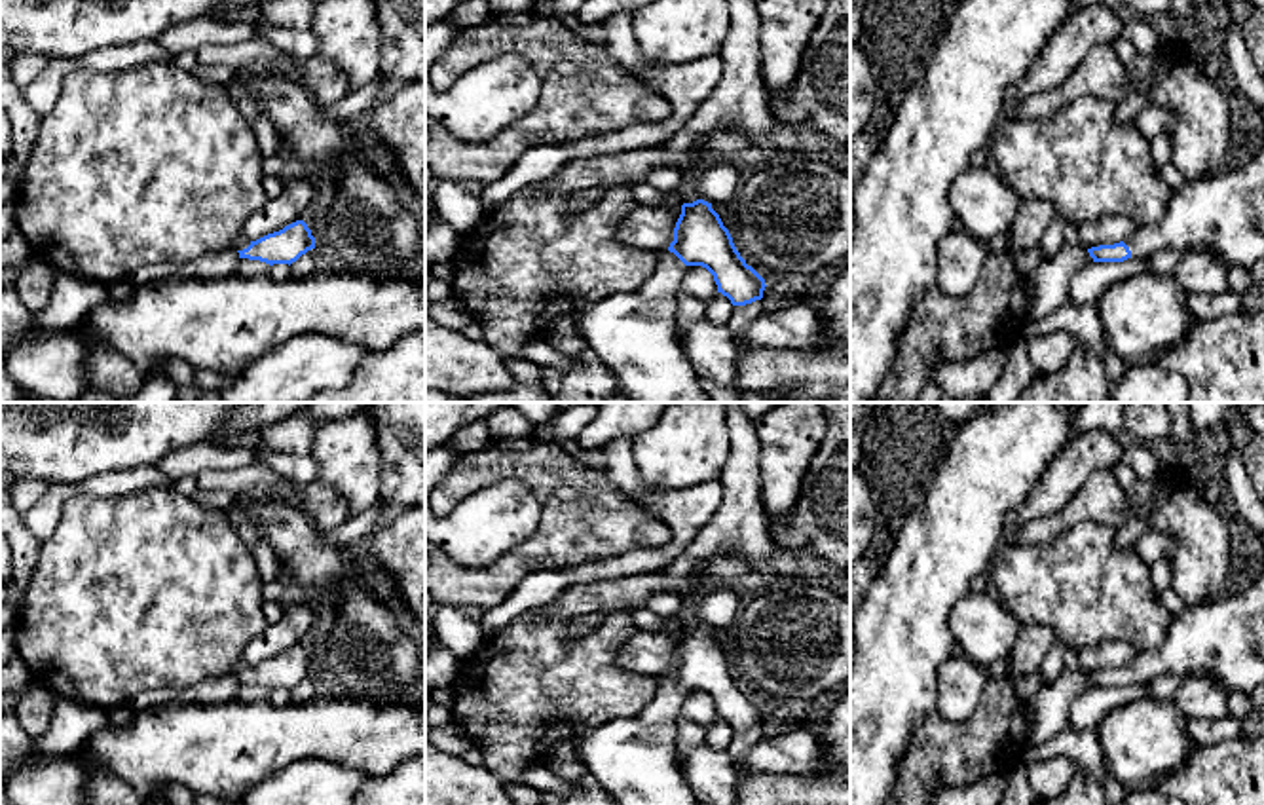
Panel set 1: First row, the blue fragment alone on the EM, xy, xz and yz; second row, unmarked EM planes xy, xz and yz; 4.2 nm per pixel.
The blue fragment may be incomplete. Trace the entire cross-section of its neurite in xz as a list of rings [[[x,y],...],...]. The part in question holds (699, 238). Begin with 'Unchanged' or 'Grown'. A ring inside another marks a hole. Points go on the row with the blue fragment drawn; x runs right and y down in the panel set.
Grown. [[[697,199],[681,205],[674,241],[662,253],[651,275],[634,290],[621,290],[590,304],[579,319],[579,332],[588,347],[619,376],[619,393],[628,402],[714,402],[698,385],[697,372],[679,340],[678,292],[687,266],[706,268],[717,292],[733,306],[763,298],[765,279],[746,264],[729,230],[712,203]]]

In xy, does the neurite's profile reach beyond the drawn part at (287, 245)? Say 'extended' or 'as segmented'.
extended

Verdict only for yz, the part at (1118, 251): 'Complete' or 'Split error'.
Split error

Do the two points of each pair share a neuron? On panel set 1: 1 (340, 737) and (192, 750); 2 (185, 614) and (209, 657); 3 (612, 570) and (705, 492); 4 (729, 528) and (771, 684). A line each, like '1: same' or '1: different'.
1: same
2: same
3: same
4: different

